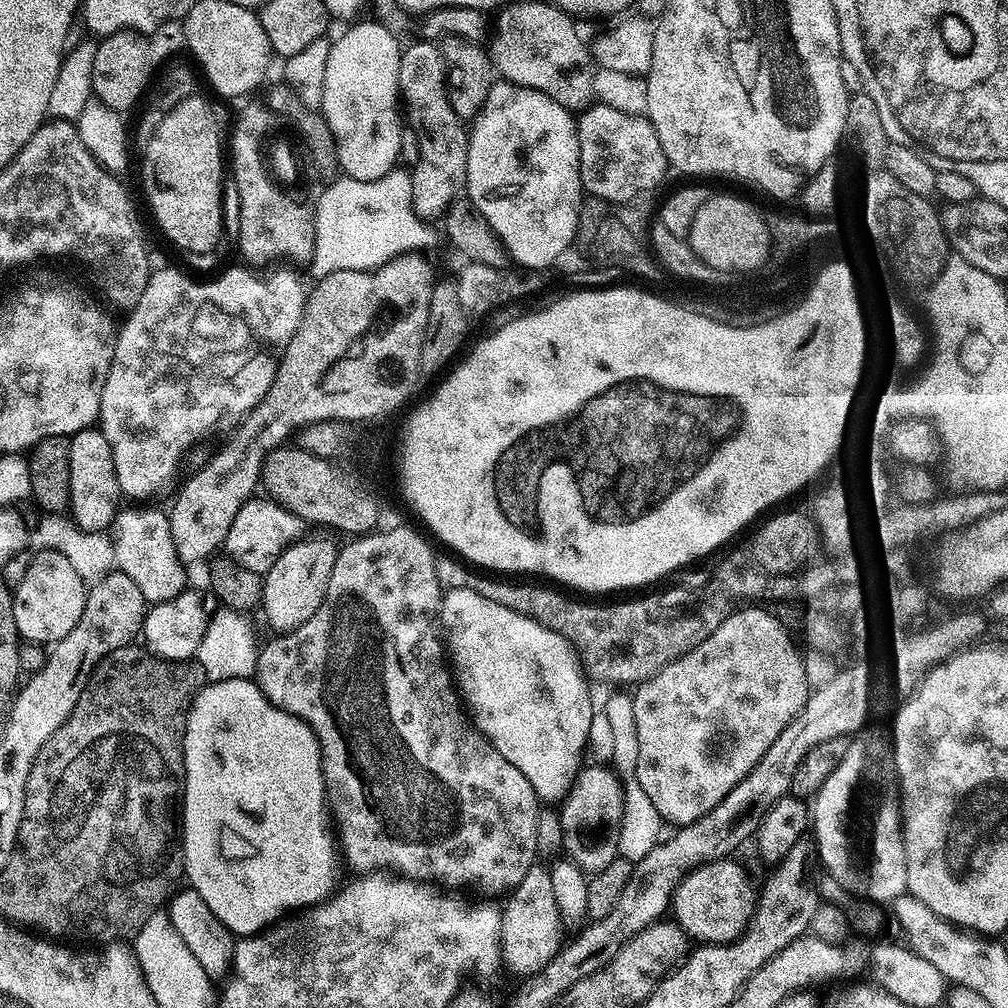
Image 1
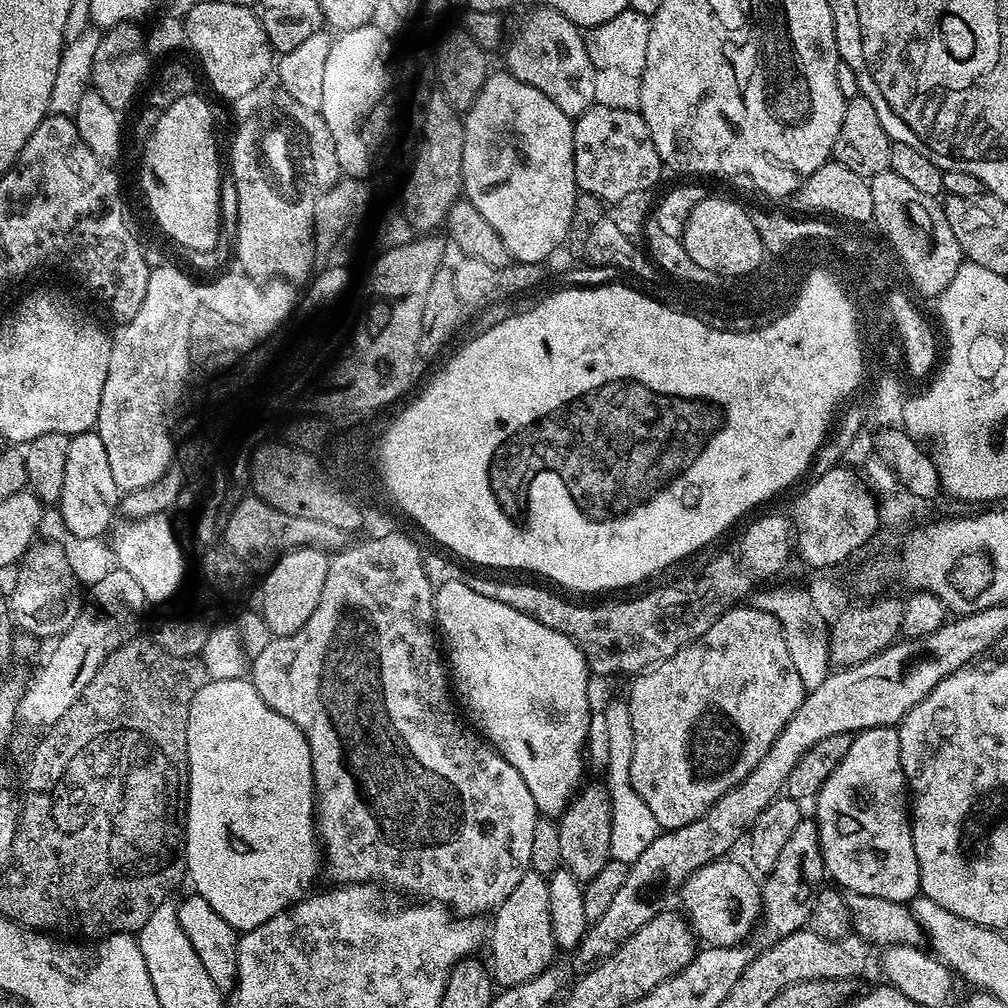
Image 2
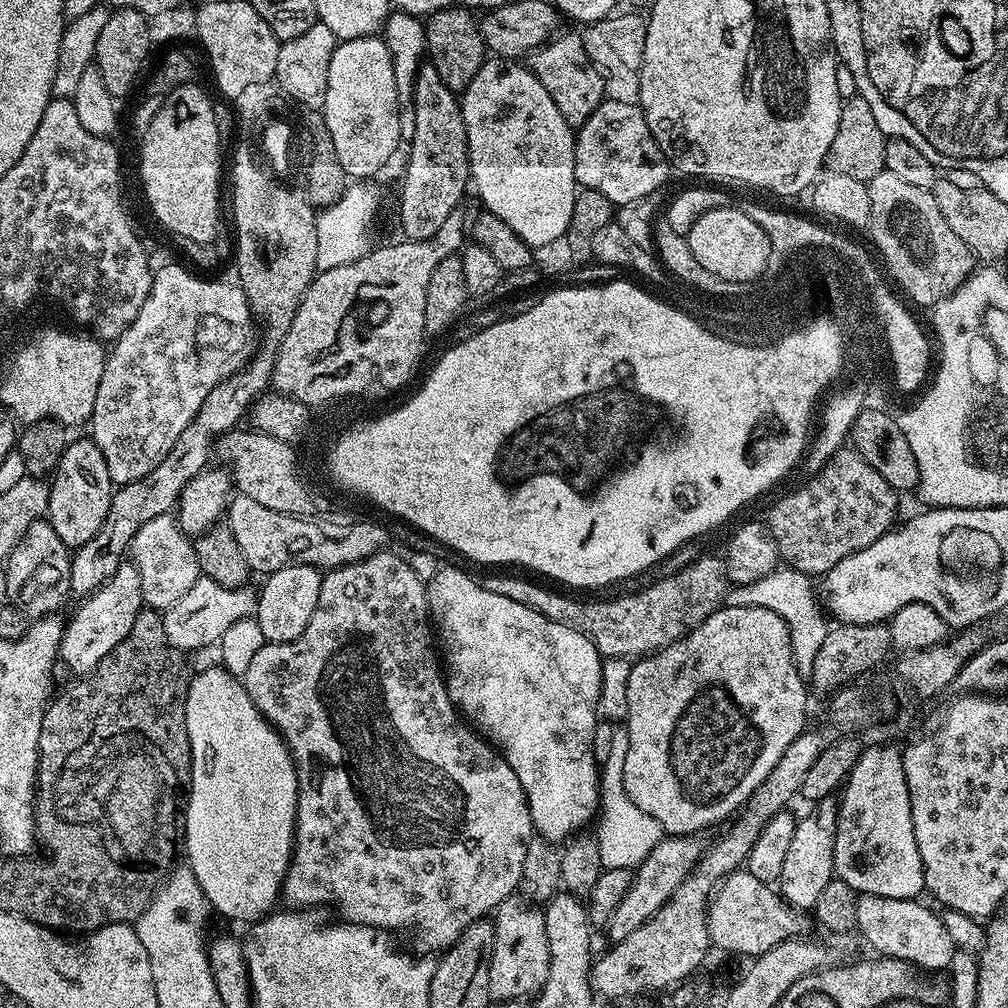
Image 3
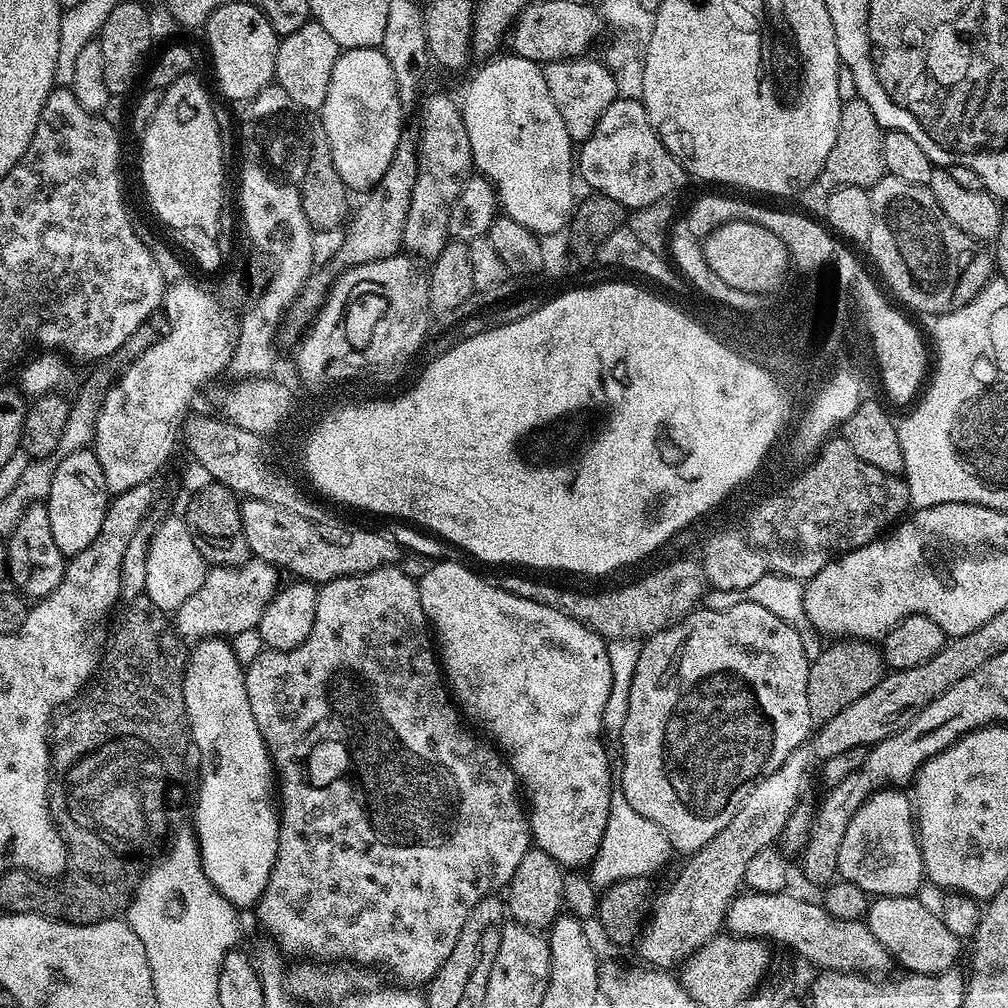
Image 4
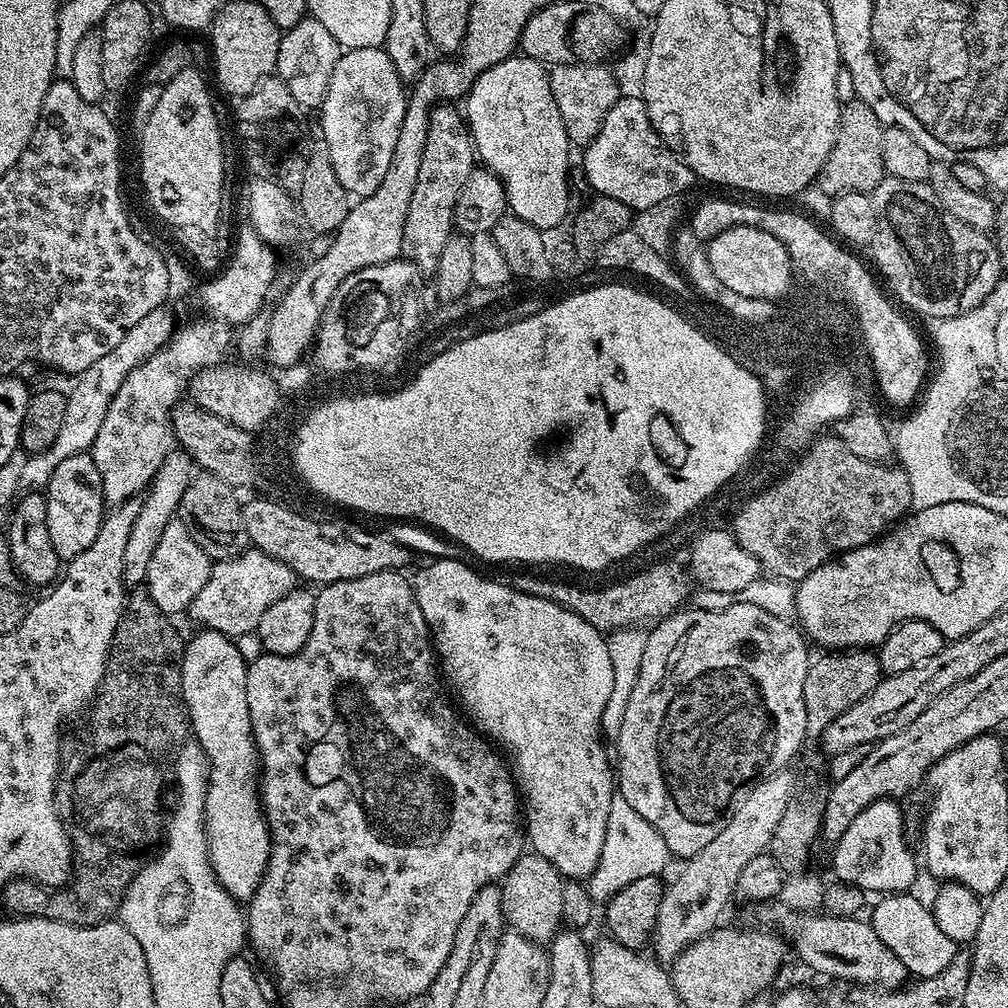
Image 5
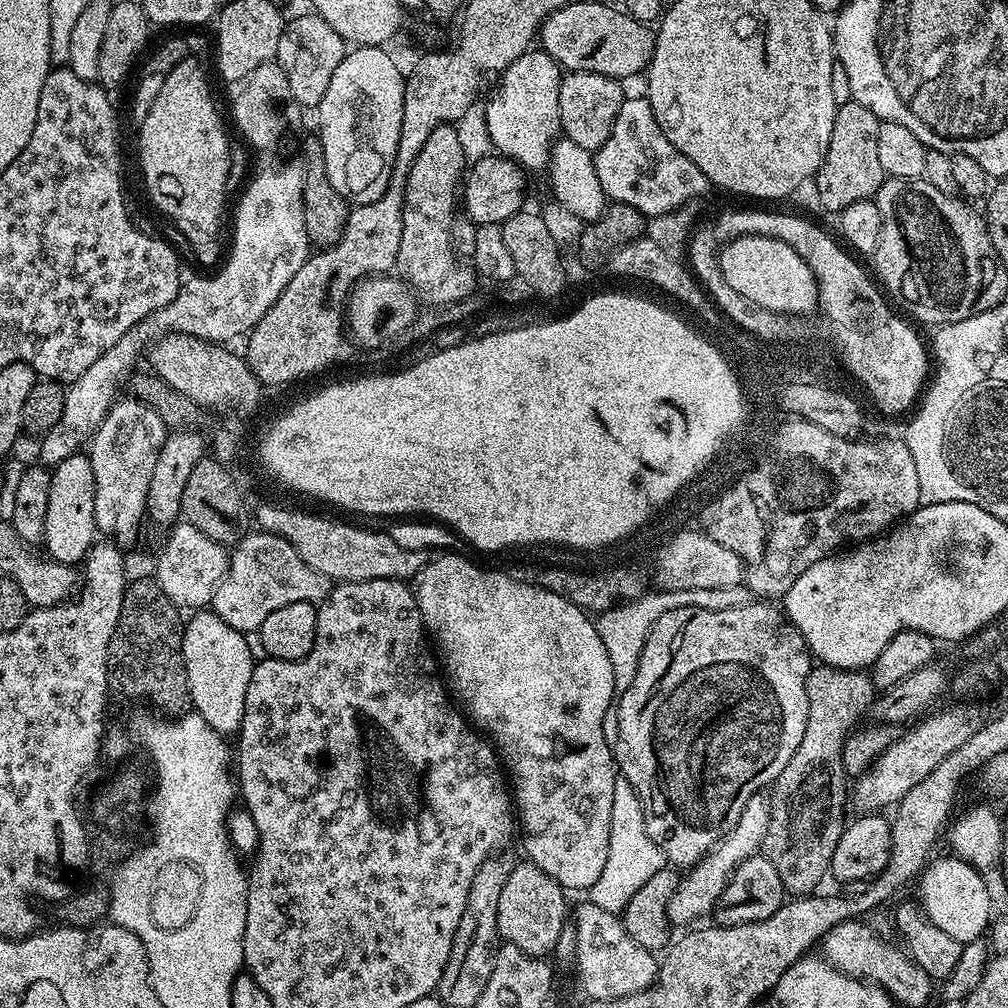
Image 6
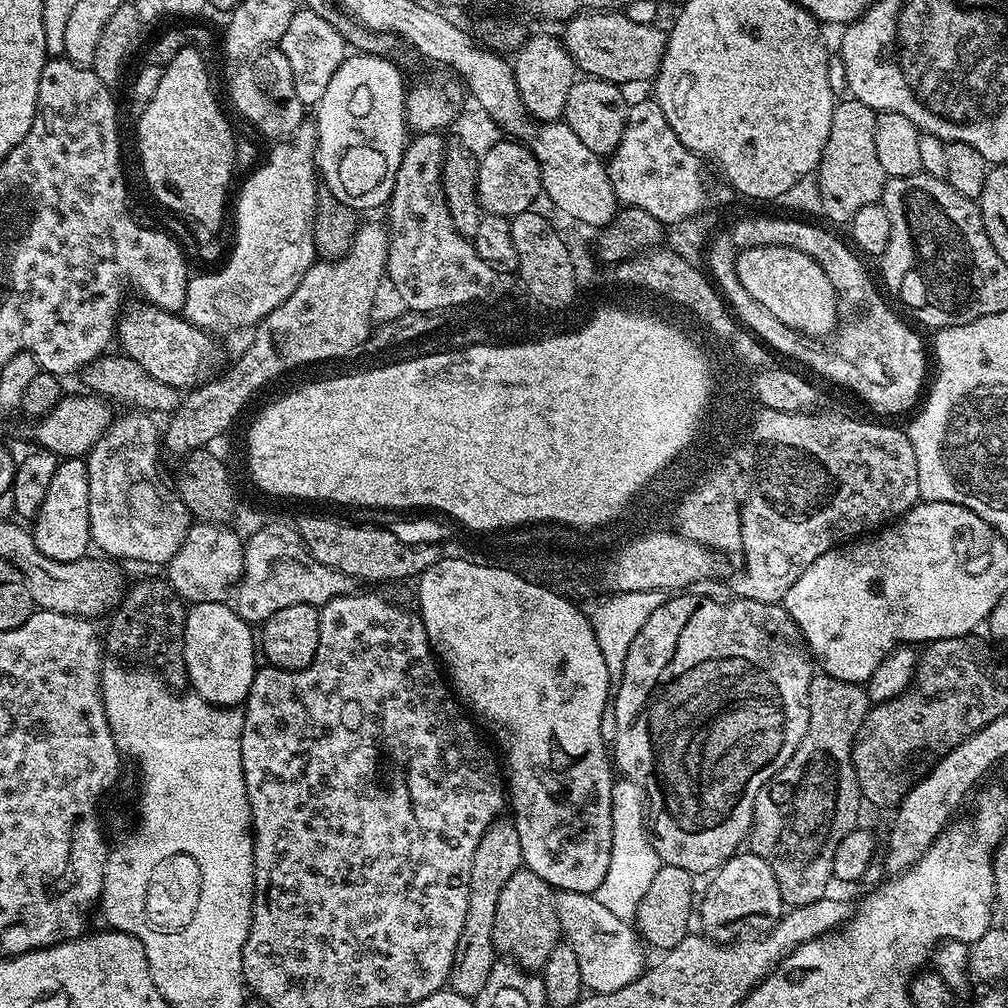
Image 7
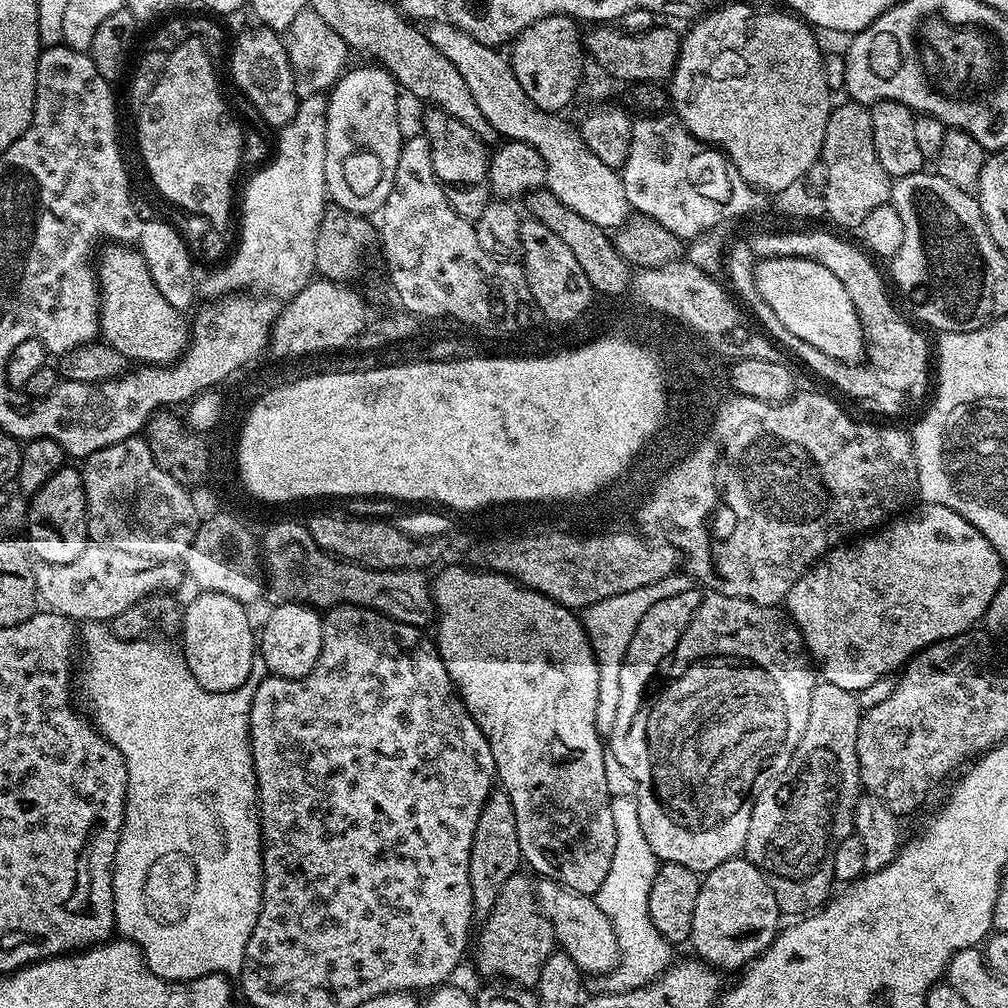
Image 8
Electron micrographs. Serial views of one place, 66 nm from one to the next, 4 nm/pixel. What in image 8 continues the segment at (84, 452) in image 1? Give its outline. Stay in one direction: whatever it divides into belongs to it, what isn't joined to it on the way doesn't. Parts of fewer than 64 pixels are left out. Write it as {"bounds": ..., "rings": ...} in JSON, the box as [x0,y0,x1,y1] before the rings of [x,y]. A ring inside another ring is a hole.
{"bounds":[26,466,89,564],"rings":[[[65,466],[58,469],[31,497],[26,508],[27,547],[31,555],[42,564],[65,564],[74,562],[89,544],[88,515],[86,514],[86,490],[79,467]],[[32,500],[32,504],[31,504]],[[33,552],[33,553],[32,553]]]}

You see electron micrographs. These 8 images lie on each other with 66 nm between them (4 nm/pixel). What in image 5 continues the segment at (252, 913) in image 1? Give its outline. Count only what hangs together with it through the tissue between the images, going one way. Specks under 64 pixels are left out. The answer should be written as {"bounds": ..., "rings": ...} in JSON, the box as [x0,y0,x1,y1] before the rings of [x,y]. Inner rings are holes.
{"bounds":[182,630,272,902],"rings":[[[211,630],[197,633],[184,645],[182,690],[191,735],[208,759],[209,786],[204,803],[208,861],[221,886],[238,902],[247,902],[258,890],[272,845],[258,795],[258,757],[246,706],[248,664],[233,637]]]}

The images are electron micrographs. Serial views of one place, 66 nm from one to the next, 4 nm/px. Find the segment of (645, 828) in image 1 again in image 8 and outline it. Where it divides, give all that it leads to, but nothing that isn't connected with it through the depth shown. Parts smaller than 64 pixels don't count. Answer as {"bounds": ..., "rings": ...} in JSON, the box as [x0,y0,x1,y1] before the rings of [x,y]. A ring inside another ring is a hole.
{"bounds":[587,794,674,994],"rings":[[[630,794],[615,795],[611,802],[616,836],[614,856],[605,881],[592,897],[613,926],[620,956],[615,969],[587,981],[587,991],[592,994],[624,993],[642,988],[659,977],[674,960],[673,945],[663,938],[650,920],[649,892],[656,877],[658,861],[642,831],[637,806],[635,797]]]}

